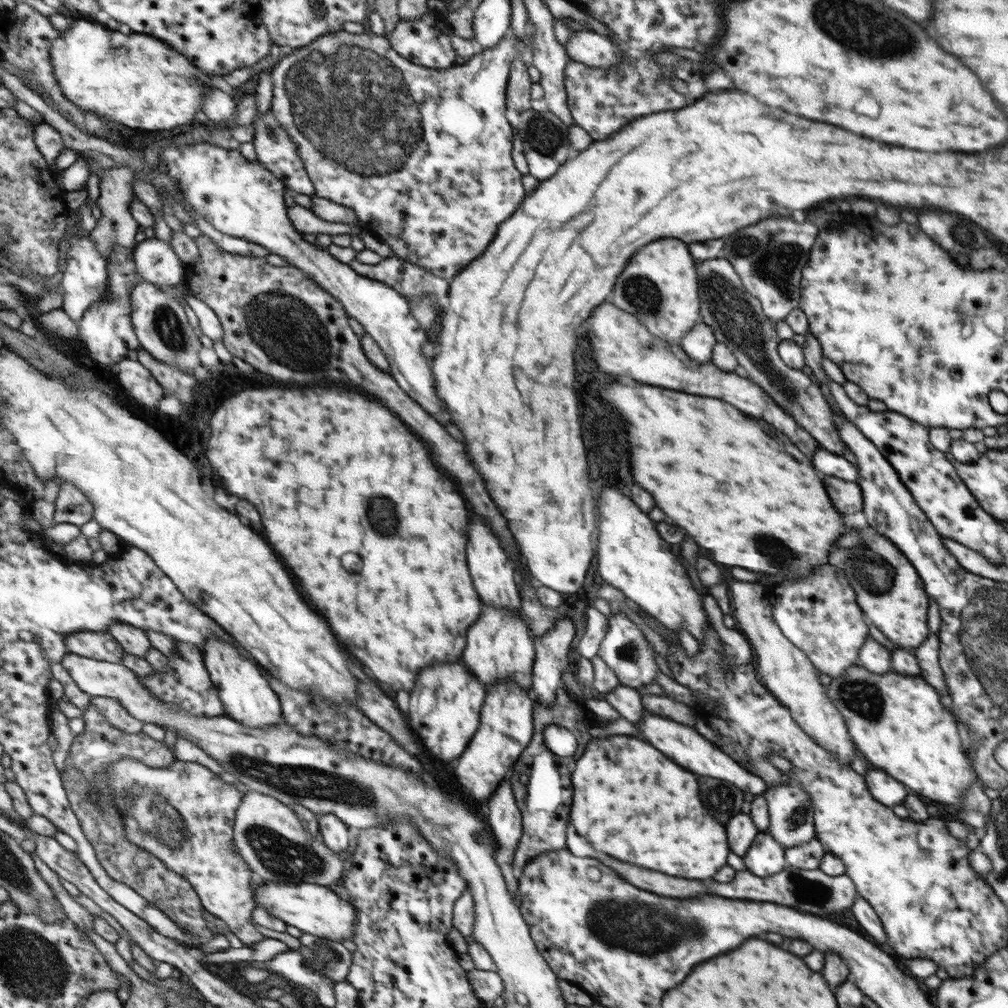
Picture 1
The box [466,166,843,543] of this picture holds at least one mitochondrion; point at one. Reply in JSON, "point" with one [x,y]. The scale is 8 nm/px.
{"point":[732,311]}

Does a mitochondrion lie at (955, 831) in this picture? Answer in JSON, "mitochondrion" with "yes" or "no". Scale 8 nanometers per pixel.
{"mitochondrion":"no"}

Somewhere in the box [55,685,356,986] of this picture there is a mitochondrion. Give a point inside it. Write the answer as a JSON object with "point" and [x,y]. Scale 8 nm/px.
{"point":[153,816]}

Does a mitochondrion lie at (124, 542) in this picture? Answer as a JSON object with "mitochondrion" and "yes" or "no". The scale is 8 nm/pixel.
{"mitochondrion":"no"}

